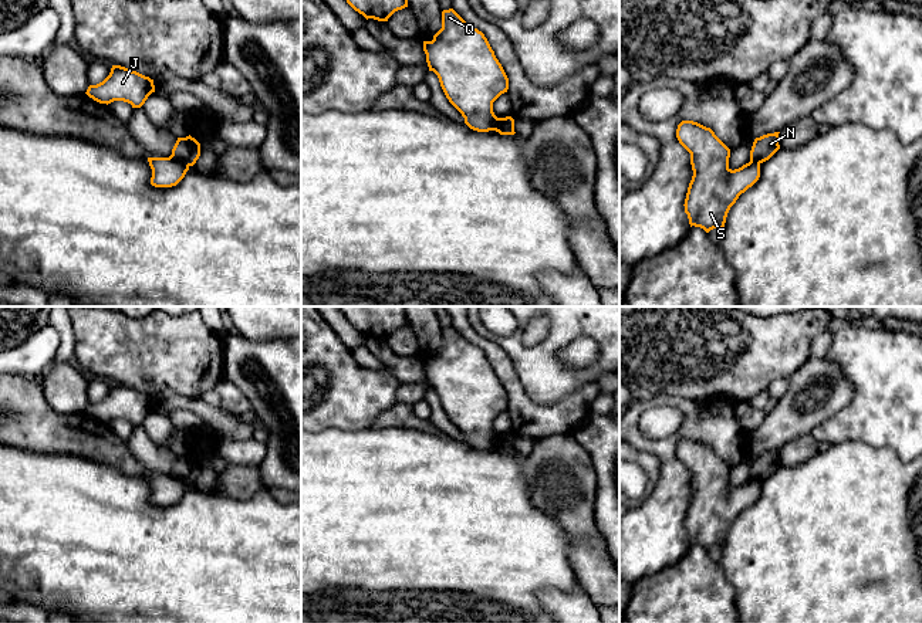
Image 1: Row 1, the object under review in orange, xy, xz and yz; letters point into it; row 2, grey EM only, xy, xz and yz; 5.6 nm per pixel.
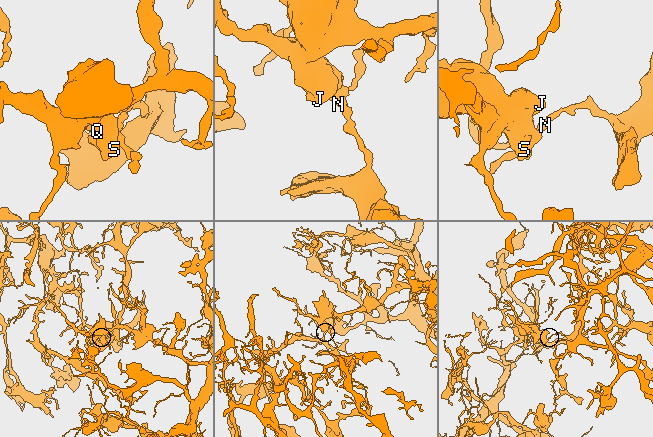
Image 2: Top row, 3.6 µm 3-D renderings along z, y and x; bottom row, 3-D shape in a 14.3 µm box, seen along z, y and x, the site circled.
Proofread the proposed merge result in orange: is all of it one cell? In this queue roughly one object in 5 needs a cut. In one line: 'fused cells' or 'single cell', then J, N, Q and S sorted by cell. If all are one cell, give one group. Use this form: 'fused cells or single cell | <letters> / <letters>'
fused cells | J Q S / N

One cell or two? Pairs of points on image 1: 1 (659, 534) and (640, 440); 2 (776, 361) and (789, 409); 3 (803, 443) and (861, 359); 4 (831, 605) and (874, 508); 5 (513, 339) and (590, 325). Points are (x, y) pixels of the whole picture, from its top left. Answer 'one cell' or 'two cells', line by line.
1: one cell
2: two cells
3: two cells
4: one cell
5: one cell

